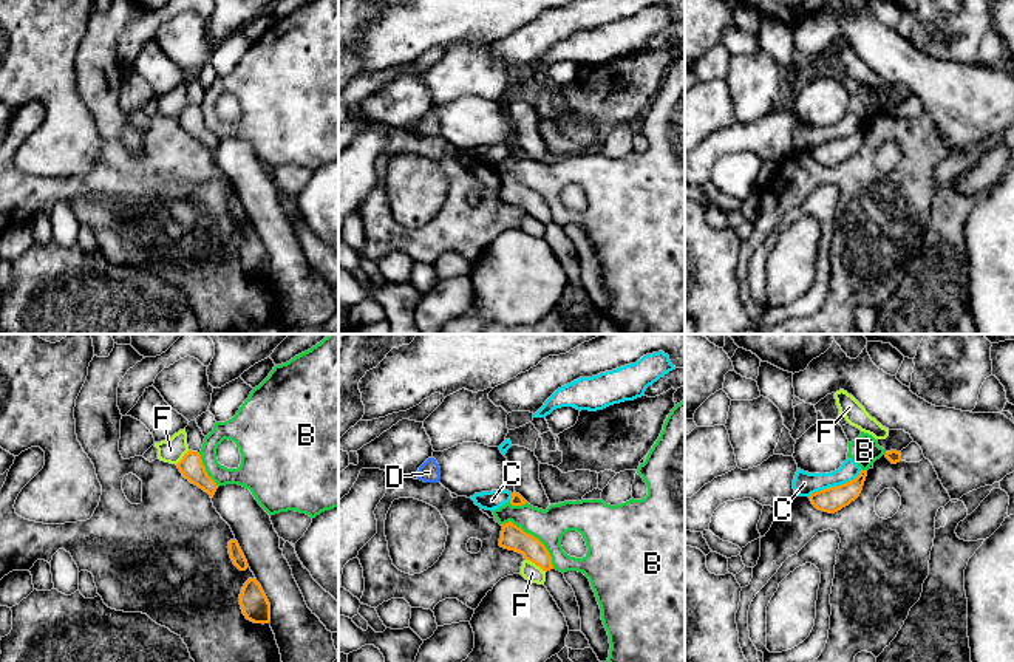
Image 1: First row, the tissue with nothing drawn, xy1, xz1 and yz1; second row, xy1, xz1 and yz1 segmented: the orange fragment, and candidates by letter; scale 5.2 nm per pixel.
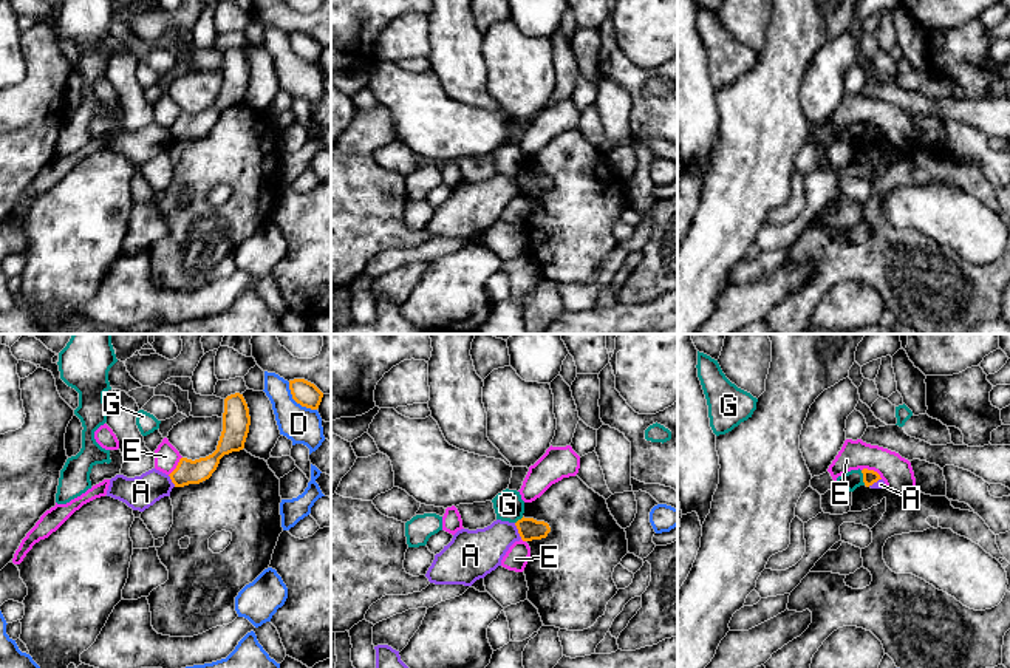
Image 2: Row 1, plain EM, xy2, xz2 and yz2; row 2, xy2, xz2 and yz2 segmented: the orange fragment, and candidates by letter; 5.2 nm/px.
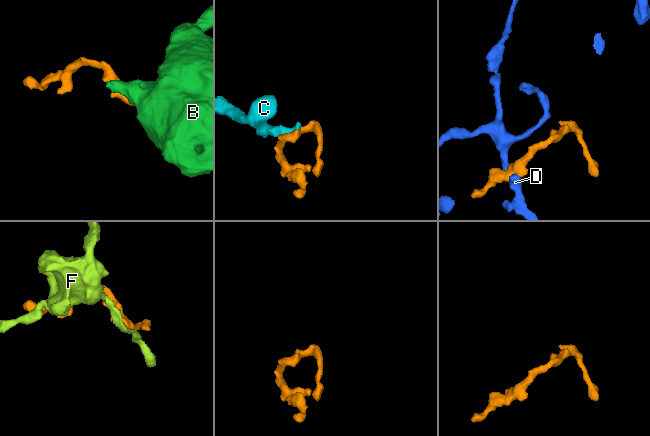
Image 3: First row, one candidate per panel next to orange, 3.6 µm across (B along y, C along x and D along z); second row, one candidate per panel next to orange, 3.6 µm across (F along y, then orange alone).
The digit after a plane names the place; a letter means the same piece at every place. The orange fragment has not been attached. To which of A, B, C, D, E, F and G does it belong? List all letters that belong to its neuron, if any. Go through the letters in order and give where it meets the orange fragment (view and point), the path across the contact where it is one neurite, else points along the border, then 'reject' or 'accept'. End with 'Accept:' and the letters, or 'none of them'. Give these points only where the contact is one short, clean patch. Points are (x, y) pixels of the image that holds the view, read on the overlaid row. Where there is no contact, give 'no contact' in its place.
A: meets orange in xz2 at (518, 531); border along xz2 (514, 523), (522, 538); reject
B: meets orange in xz1 at (532, 535); reject
C: meets orange in yz1 at (835, 486); border along yz1 (861, 470), (854, 478), (815, 491), (809, 497); reject
D: meets orange in xy2 at (297, 402); reject
E: meets orange in yz2 at (873, 470); border along yz2 (862, 469), (871, 469), (882, 478); reject
F: meets orange in xz1 at (537, 565); reject
G: meets orange in yz2 at (863, 478); border along yz2 (860, 470), (865, 484); reject
Accept: none of them

